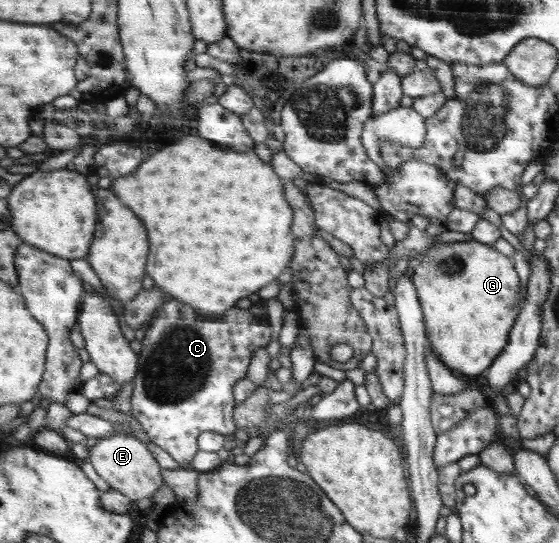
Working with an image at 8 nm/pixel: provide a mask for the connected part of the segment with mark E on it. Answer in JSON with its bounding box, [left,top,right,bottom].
[89,435,163,502]

